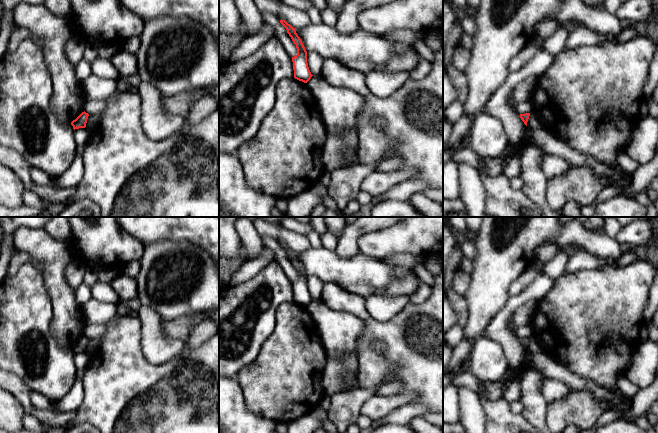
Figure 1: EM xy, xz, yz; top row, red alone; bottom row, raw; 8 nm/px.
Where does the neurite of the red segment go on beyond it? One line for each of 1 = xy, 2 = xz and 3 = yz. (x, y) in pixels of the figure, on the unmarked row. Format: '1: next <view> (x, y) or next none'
1: next none
2: next none
3: next none

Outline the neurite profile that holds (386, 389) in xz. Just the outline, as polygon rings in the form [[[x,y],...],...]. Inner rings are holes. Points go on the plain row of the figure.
[[[398,380],[388,383],[383,383],[377,388],[375,395],[377,396],[394,395],[399,393],[402,388],[403,388],[403,383]]]

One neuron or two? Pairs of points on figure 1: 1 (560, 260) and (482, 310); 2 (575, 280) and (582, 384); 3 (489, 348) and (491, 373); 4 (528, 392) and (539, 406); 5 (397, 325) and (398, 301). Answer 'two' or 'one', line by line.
1: two
2: two
3: one
4: one
5: two

